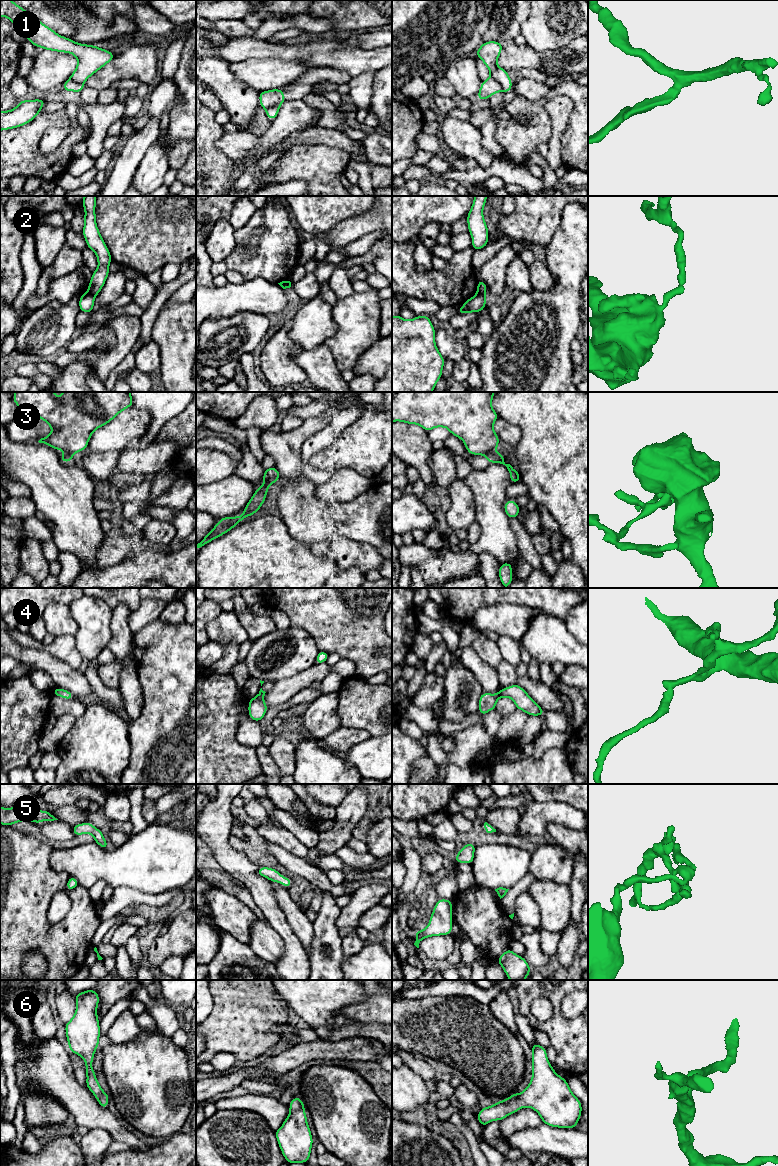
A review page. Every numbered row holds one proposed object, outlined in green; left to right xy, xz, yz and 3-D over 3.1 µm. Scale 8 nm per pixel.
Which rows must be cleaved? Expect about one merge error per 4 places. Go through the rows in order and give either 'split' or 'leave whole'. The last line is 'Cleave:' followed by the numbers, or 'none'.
1: split
2: split
3: split
4: leave whole
5: leave whole
6: leave whole
Cleave: 1, 2, 3

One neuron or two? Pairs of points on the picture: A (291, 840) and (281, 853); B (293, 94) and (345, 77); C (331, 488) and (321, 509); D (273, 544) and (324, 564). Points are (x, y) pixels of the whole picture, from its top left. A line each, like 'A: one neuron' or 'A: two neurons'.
A: two neurons
B: one neuron
C: two neurons
D: one neuron

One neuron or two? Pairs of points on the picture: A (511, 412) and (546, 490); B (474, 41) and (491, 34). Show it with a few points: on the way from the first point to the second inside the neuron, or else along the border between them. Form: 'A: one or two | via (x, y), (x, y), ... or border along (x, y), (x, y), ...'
A: one | via (531, 430), (546, 445), (546, 470)
B: two | border along (491, 17), (489, 27), (482, 41)

